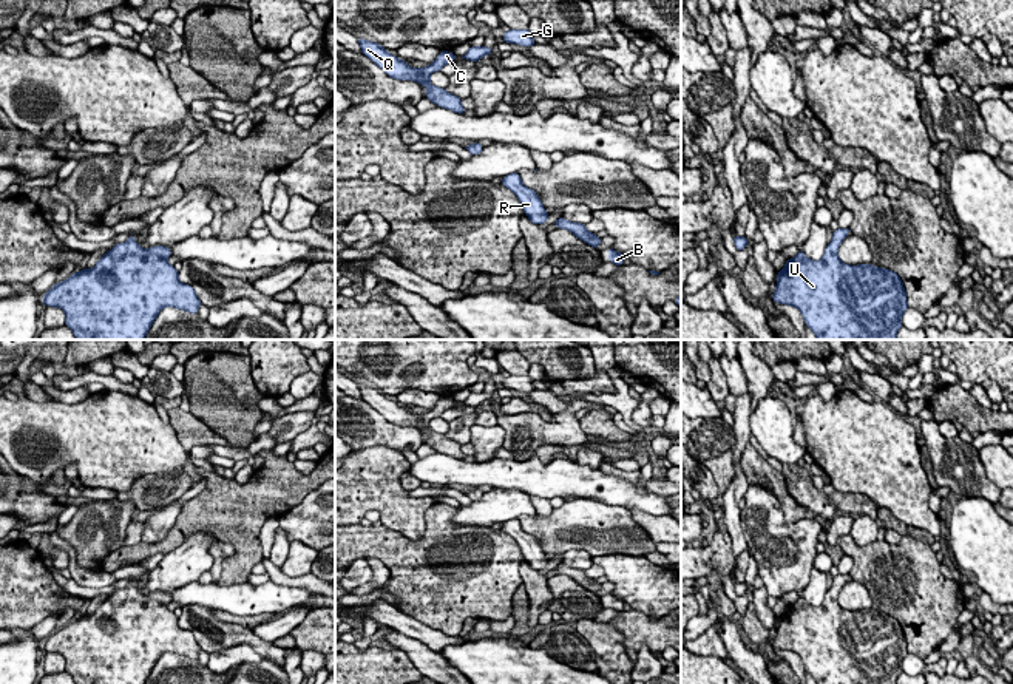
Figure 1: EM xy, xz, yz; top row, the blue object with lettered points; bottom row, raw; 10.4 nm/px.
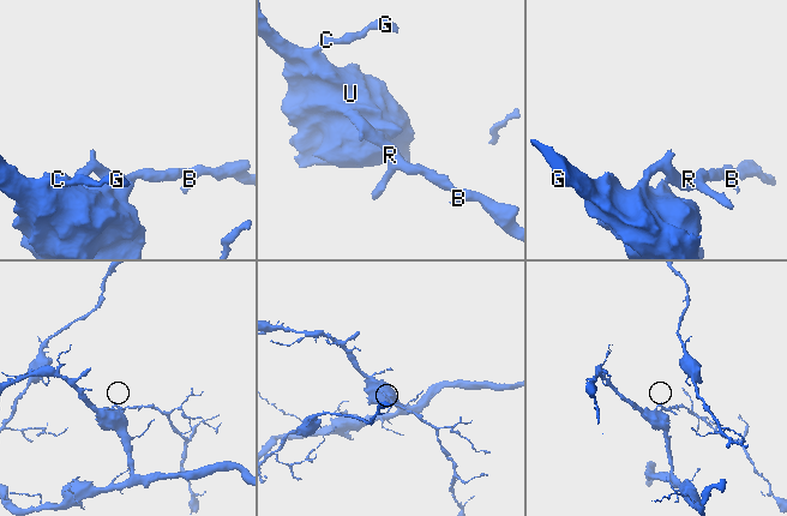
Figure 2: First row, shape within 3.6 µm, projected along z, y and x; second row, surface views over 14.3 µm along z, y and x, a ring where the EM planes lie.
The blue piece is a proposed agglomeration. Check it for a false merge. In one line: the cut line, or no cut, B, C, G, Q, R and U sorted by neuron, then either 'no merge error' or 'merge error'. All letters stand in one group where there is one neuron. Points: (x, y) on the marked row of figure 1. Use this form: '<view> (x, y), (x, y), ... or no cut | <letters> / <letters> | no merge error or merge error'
no cut | B C G Q R U | no merge error

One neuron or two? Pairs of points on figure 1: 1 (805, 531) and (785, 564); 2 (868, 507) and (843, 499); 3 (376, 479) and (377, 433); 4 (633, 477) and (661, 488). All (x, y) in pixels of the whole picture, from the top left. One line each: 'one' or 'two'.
1: one
2: one
3: two
4: one

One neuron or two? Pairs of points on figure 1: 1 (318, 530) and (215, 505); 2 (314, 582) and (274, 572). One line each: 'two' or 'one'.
1: two
2: one

